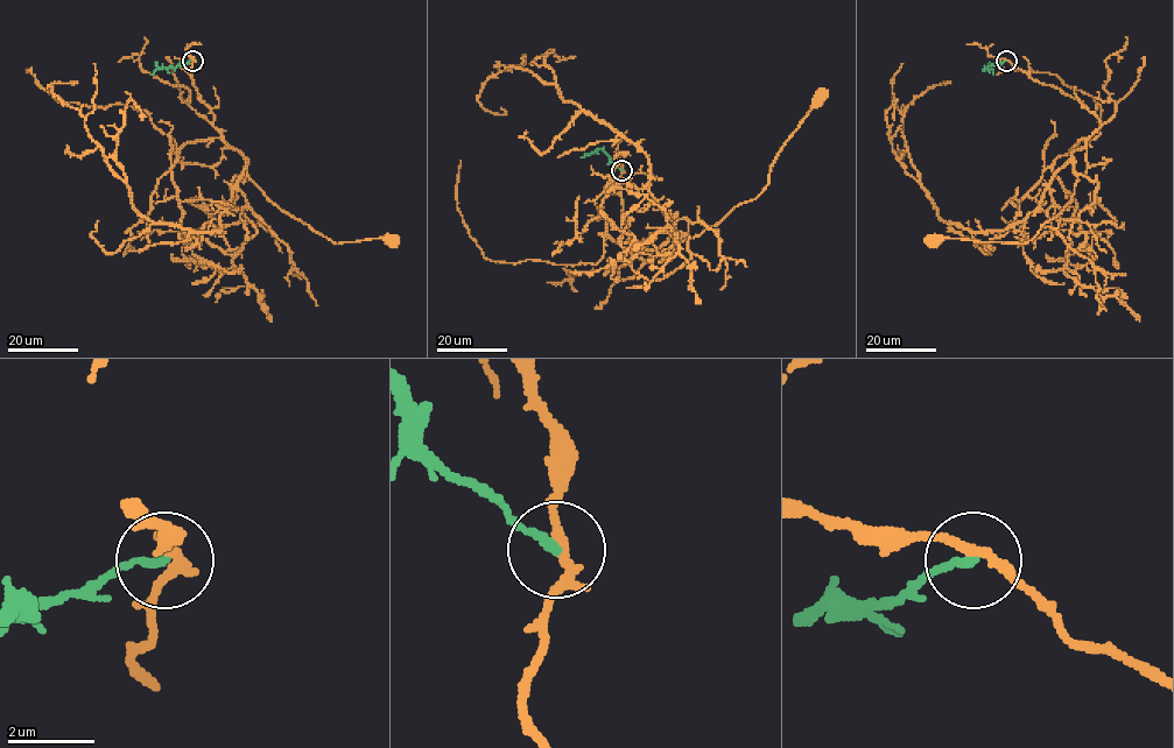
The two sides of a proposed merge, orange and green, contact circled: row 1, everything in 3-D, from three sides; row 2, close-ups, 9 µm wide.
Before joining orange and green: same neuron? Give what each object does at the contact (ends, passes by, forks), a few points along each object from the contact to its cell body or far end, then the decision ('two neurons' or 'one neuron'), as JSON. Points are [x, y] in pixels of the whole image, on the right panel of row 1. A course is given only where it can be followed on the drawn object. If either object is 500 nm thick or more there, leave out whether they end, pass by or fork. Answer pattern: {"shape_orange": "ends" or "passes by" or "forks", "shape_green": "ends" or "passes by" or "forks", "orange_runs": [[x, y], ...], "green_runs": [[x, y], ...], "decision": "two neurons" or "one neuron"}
{"shape_orange": "passes by", "shape_green": "ends", "orange_runs": [[1006, 60], [1033, 79], [1077, 98], [1101, 124], [1071, 153], [1078, 178], [1071, 199], [1027, 242], [933, 240]], "green_runs": [[1006, 61], [984, 66], [991, 68], [993, 73]], "decision": "two neurons"}

